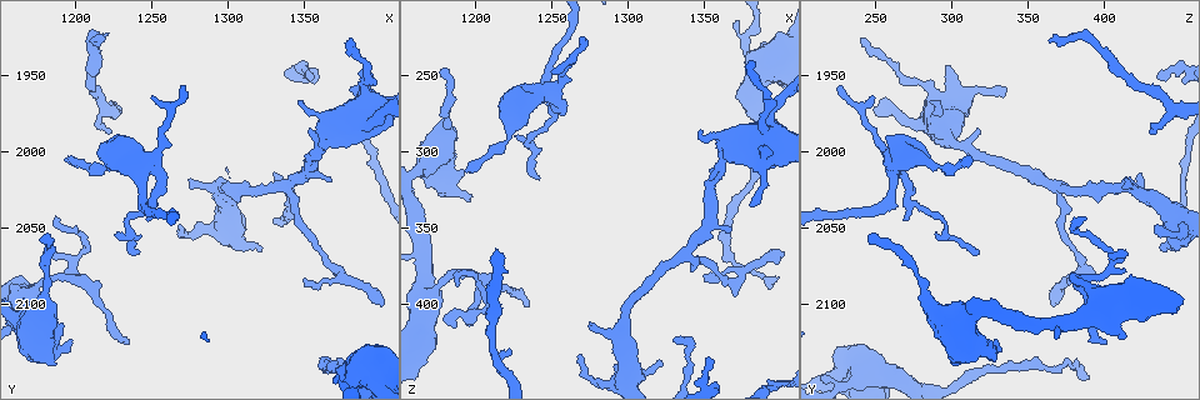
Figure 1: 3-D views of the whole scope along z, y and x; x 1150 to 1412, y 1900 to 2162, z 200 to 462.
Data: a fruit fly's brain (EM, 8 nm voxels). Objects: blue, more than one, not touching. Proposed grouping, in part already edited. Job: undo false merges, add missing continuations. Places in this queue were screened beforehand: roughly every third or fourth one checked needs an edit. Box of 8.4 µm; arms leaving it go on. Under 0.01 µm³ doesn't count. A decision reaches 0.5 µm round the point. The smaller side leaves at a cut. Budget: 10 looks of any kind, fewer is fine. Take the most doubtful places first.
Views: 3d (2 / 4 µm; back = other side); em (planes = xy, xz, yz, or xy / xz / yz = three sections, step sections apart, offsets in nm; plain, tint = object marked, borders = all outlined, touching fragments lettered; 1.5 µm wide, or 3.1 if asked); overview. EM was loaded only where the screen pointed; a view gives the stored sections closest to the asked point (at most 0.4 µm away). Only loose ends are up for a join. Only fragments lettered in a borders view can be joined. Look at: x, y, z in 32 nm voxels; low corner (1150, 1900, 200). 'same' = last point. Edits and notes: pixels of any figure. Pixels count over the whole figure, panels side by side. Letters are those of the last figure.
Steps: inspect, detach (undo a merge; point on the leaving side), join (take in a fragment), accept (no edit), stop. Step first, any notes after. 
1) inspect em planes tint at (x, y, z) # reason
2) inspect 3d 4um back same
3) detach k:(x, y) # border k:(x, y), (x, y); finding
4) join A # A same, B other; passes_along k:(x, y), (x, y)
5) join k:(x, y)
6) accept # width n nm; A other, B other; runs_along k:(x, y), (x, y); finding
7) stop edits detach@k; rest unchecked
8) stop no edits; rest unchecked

inspect em planes borders at (1220, 1988, 430) # an open end

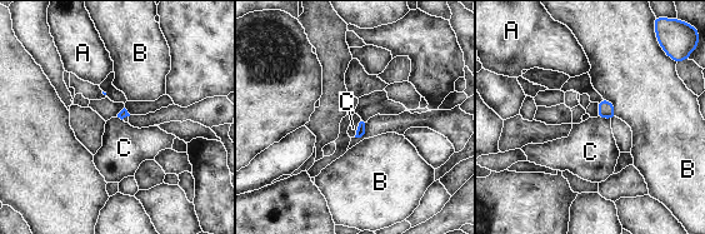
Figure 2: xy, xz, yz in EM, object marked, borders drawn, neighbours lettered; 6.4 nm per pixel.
accept # A other, B other, C other; border 2:(360, 118), (354, 137); no lettered fragment goes on from it

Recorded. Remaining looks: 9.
inspect 3d 2um at (1398, 2142, 382) # tapers out

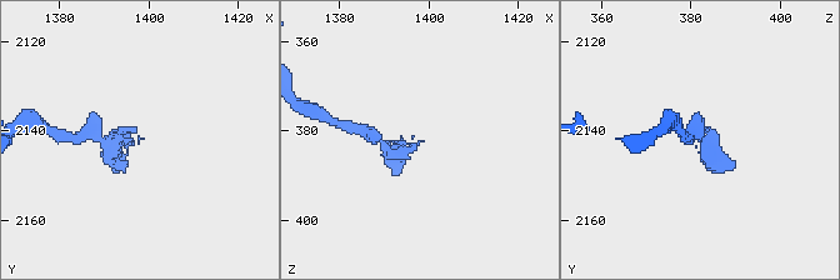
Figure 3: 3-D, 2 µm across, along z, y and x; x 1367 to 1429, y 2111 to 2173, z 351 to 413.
inspect em xy step 4 borders at (1398, 2142, 383) # need the tissue

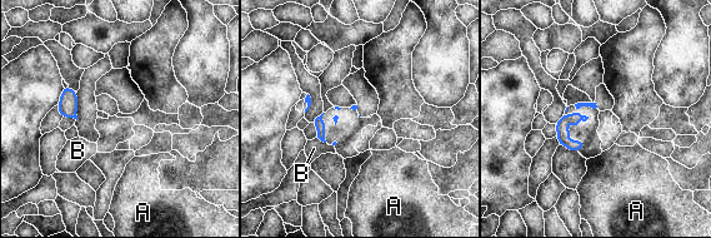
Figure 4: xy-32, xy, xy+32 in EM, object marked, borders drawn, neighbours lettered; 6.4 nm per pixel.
inspect em planes borders same

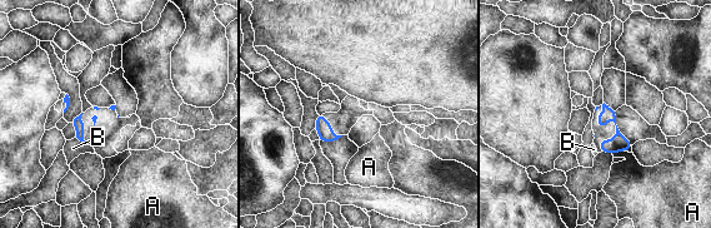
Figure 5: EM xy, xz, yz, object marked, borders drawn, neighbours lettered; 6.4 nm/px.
accept # longest_contact A 80 nm; A other, B other; border 5:(76, 137), (84, 143); no lettered fragment goes on from it

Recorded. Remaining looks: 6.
inspect em xz step 4 tint at (1294, 2022, 418) # abrupt turn

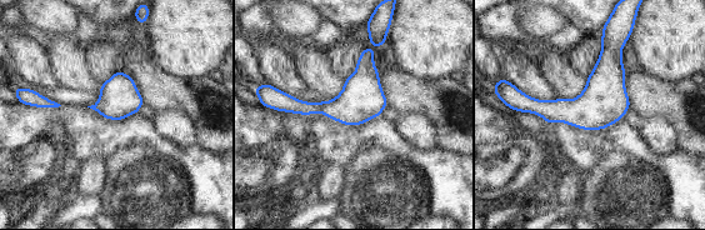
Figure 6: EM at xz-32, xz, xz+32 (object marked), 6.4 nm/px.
inspect em planes borders same # cut it another way

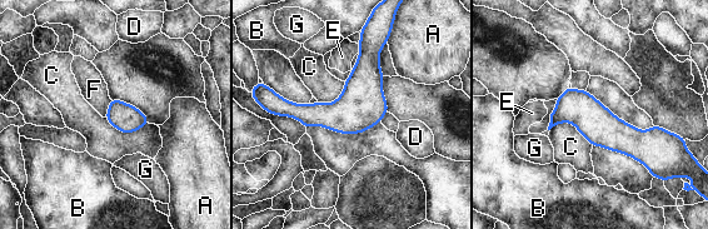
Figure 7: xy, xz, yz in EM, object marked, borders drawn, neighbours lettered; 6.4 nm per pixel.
accept # longest_contact C 280 nm; A other, B other, C other, D other, E other, F other, G other; border 7:(105, 118), (125, 133), (148, 124); one cell here

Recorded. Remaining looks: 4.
inspect 3d 4um at (1380, 1926, 240) # free end

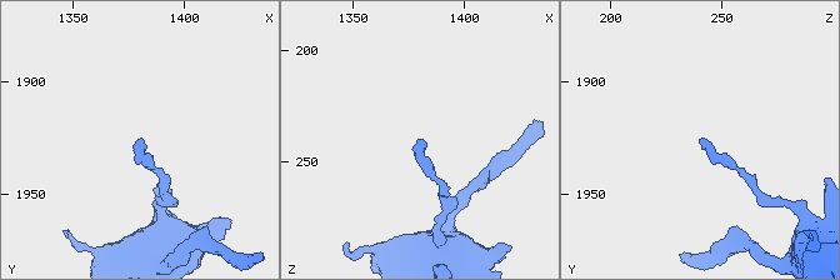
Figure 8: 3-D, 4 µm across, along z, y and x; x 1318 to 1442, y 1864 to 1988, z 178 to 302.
inspect em yz step 8 borders at (1381, 1926, 240)

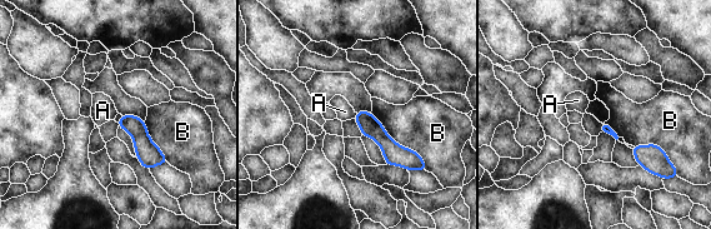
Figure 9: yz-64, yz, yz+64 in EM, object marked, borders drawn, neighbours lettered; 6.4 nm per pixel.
accept # A other, B other; border 9:(356, 113), (354, 118); none of them fits

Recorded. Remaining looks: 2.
stop no edits; rest unchecked

